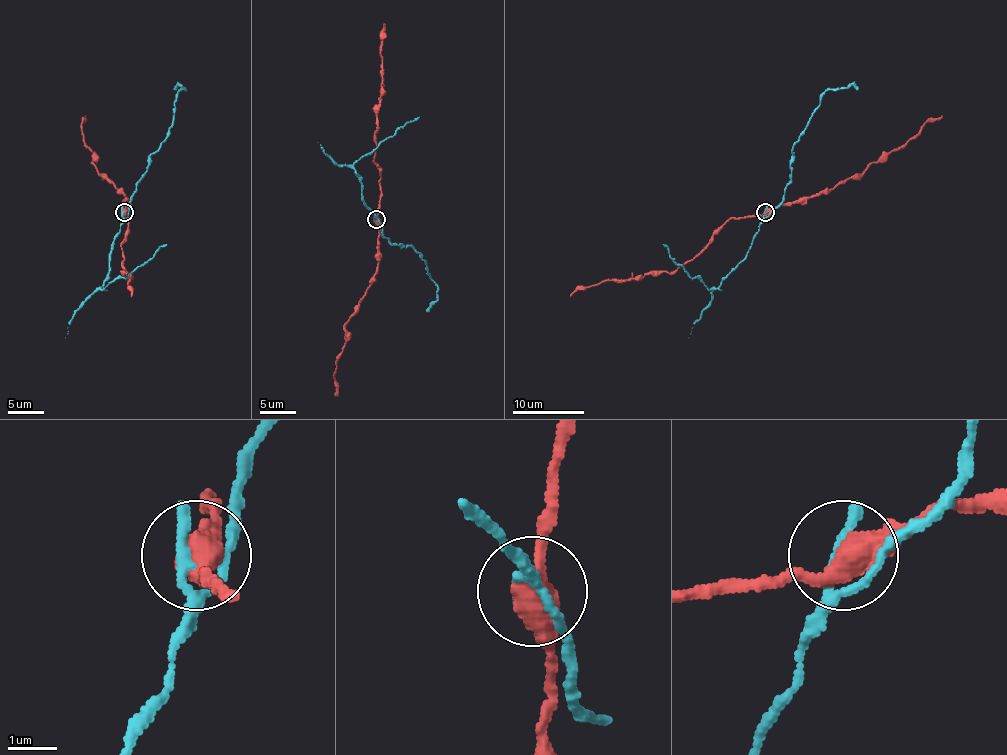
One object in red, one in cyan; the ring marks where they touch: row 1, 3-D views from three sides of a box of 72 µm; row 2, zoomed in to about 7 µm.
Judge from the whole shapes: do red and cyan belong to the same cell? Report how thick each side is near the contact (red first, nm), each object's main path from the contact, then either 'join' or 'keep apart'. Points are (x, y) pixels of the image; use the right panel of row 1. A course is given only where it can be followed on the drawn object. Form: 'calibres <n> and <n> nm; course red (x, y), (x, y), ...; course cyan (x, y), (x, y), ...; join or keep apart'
calibres 500 and 160 nm; course red (765, 212), (731, 218), (692, 259), (674, 271), (651, 271), (626, 280), (603, 280), (579, 287), (570, 296); course cyan (765, 212), (765, 218), (783, 200), (790, 180), (792, 148), (822, 94), (854, 86), (858, 89); keep apart

